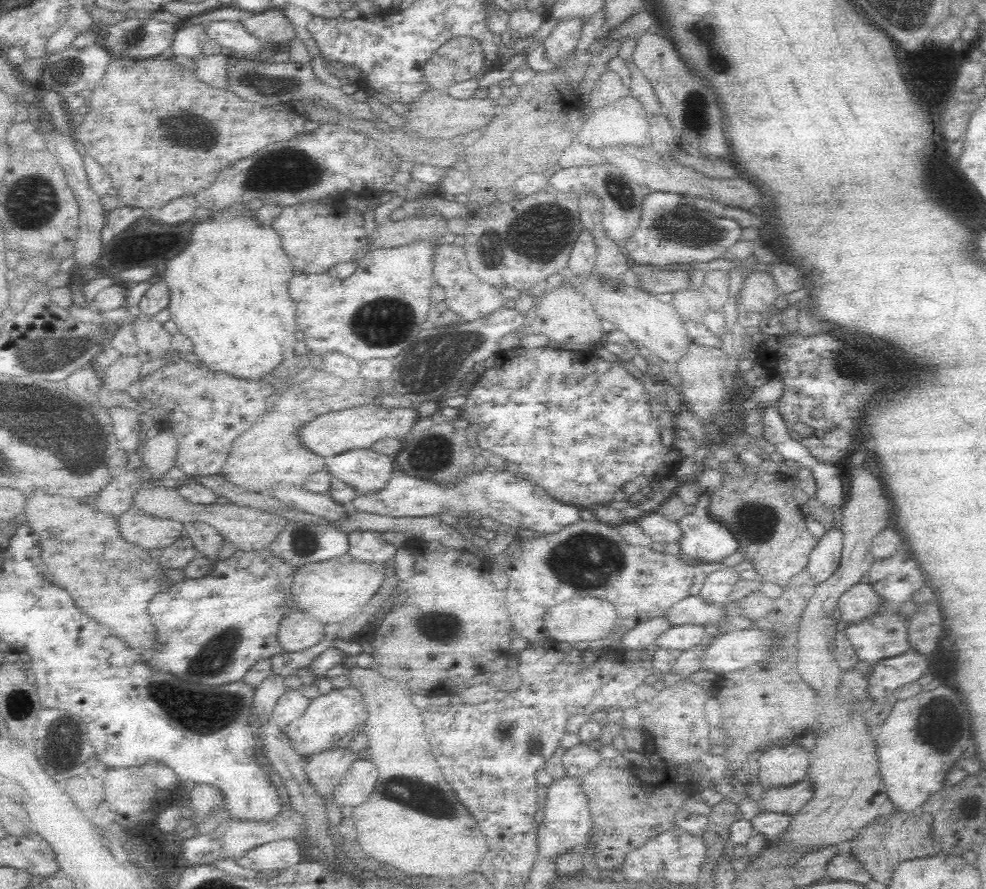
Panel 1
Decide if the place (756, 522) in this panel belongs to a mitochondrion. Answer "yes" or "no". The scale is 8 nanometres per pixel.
yes

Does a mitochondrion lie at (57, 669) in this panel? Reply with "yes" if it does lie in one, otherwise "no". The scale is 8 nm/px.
no

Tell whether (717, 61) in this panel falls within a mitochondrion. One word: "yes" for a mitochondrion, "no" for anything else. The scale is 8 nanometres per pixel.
no

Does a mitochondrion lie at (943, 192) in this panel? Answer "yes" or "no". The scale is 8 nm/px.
no

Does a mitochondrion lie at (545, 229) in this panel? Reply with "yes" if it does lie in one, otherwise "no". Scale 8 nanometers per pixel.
yes

